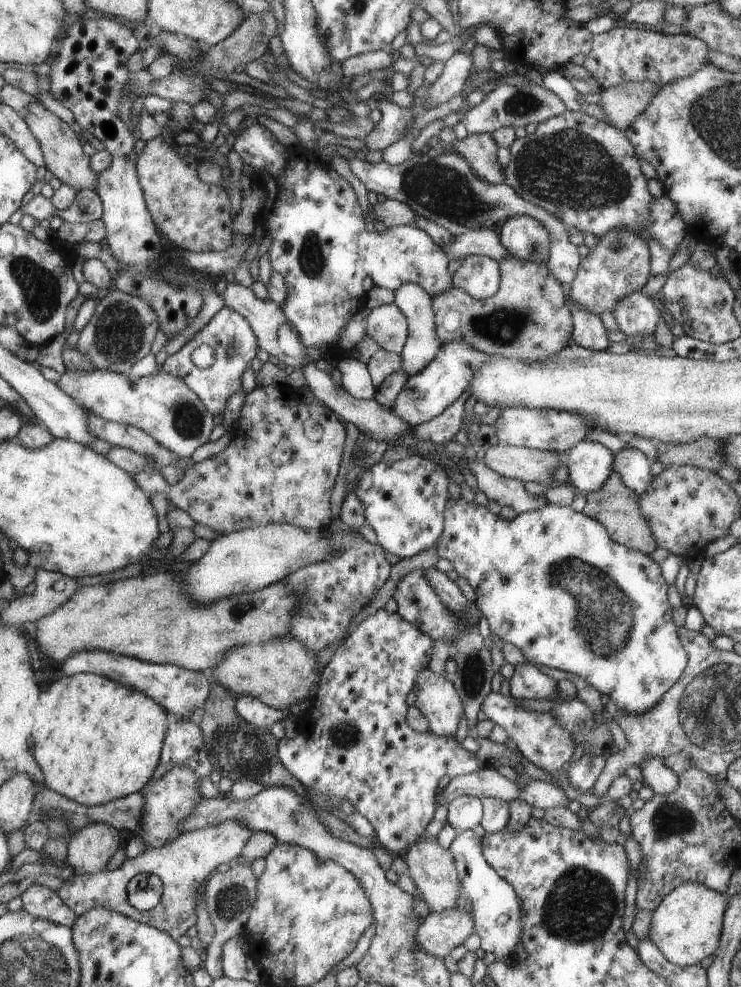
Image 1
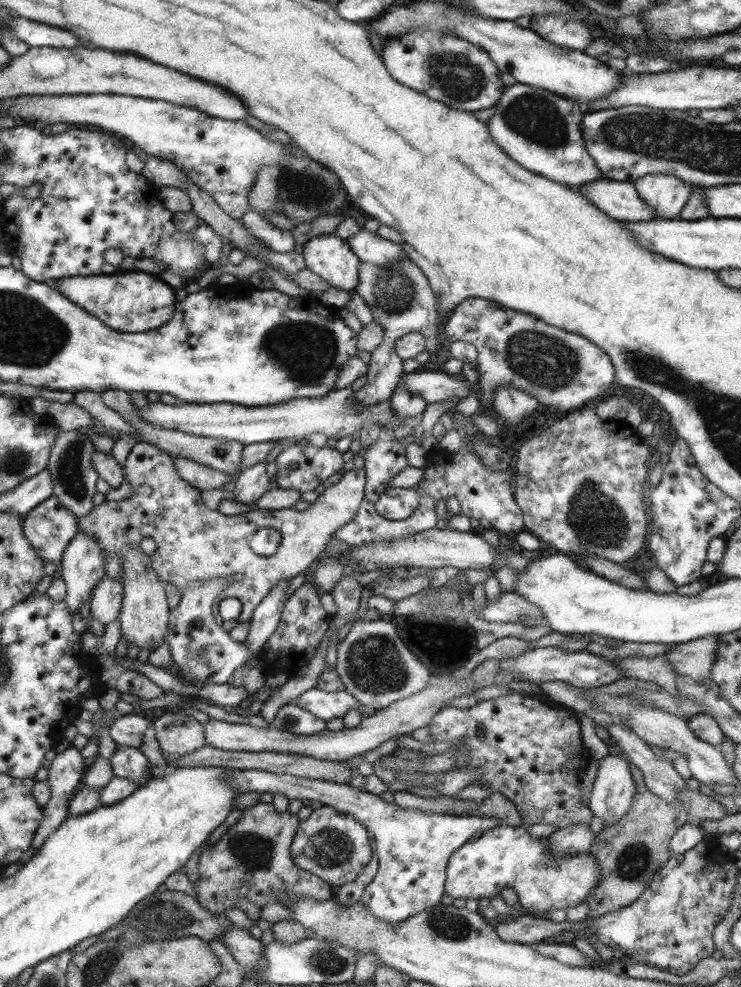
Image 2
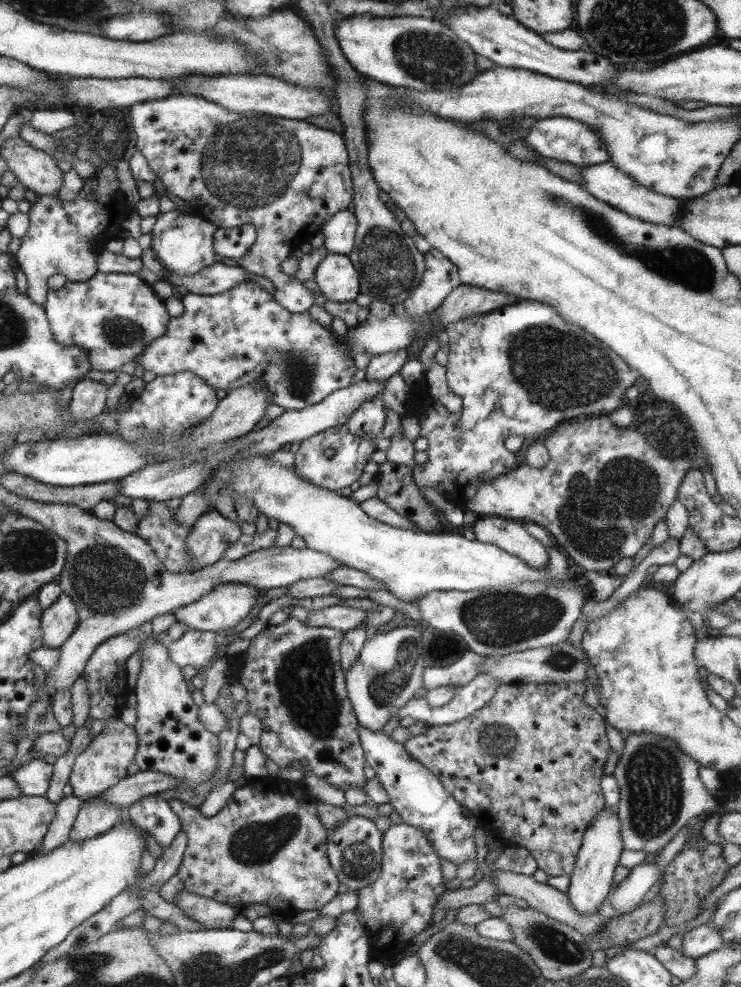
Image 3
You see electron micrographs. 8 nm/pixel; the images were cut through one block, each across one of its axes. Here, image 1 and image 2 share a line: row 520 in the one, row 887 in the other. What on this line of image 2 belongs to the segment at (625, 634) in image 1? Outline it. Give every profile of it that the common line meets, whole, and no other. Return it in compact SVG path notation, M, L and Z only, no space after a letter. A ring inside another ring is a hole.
M497 826L493 830L483 832L477 840L469 840L465 842L461 848L457 848L457 852L453 852L449 856L447 868L445 868L445 894L451 896L453 900L465 898L465 900L481 900L487 898L491 900L495 894L501 894L503 890L511 890L517 894L521 908L531 914L531 916L543 916L549 914L553 910L567 910L567 908L575 908L579 904L583 904L589 894L595 892L597 884L599 884L599 864L595 864L593 856L589 852L585 854L577 854L577 856L563 856L559 860L553 858L553 854L549 852L549 840L545 838L533 838L527 832L527 826Z

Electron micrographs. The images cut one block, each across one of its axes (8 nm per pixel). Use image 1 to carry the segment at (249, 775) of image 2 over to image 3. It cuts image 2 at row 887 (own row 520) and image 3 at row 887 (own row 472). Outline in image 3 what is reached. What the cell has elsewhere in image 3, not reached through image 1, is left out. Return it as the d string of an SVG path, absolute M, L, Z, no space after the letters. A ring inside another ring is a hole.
M401 820L391 822L383 832L383 870L381 878L373 886L359 890L357 912L361 912L363 926L371 942L373 958L379 956L379 950L387 944L407 944L431 926L435 906L445 894L445 880L441 874L441 858L431 846L427 834L411 824Z

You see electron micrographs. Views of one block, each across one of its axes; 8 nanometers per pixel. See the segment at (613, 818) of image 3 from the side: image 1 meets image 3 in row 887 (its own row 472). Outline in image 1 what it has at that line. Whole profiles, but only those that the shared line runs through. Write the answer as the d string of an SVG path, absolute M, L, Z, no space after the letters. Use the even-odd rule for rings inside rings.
M581 440L569 450L569 484L583 496L599 490L613 474L613 460L605 446Z

